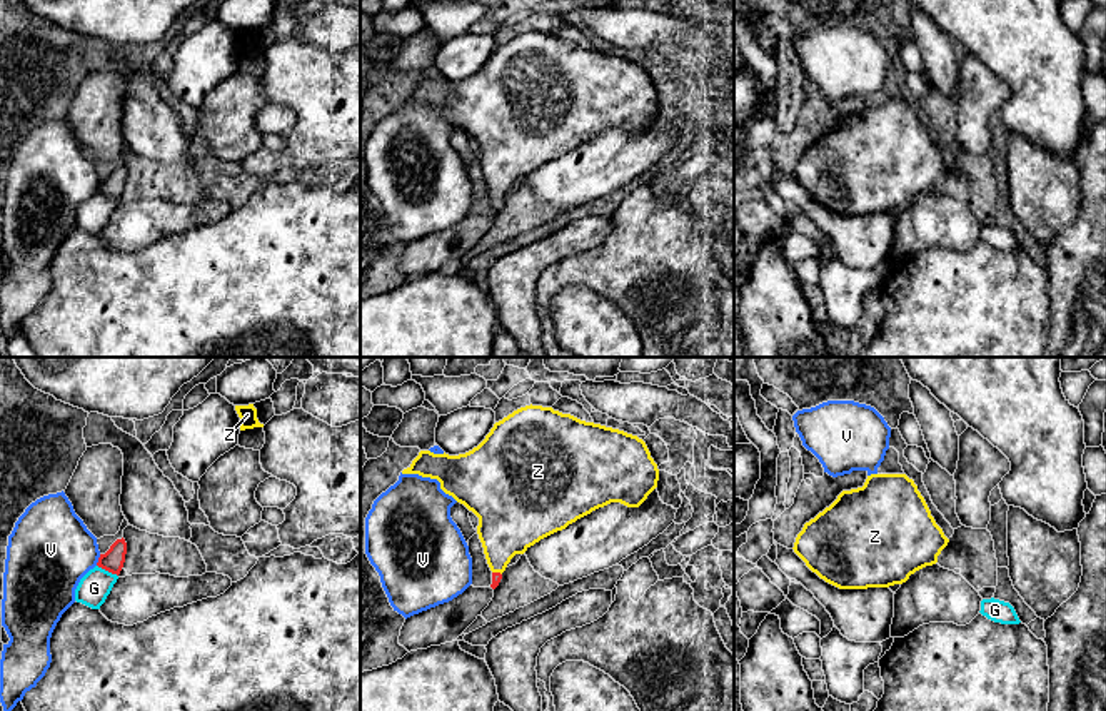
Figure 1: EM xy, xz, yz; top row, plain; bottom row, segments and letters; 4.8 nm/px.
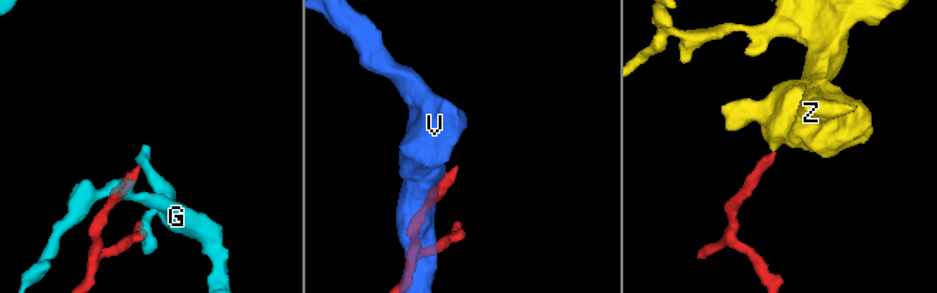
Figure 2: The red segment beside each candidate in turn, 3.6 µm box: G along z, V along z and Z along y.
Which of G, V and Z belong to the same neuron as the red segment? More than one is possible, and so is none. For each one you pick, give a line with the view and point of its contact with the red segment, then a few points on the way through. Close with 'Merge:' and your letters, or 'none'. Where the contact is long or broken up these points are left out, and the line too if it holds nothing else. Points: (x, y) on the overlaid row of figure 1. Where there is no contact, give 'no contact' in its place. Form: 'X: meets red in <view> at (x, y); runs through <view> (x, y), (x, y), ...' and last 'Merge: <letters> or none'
Z: meets red in xz at (497, 573); runs through xz (496, 576), (497, 573), (497, 553), (509, 523)
Merge: Z

